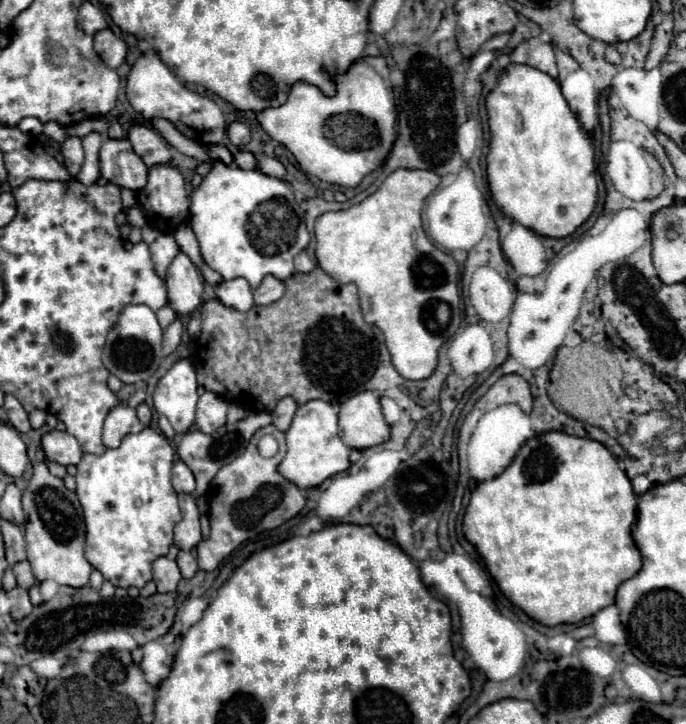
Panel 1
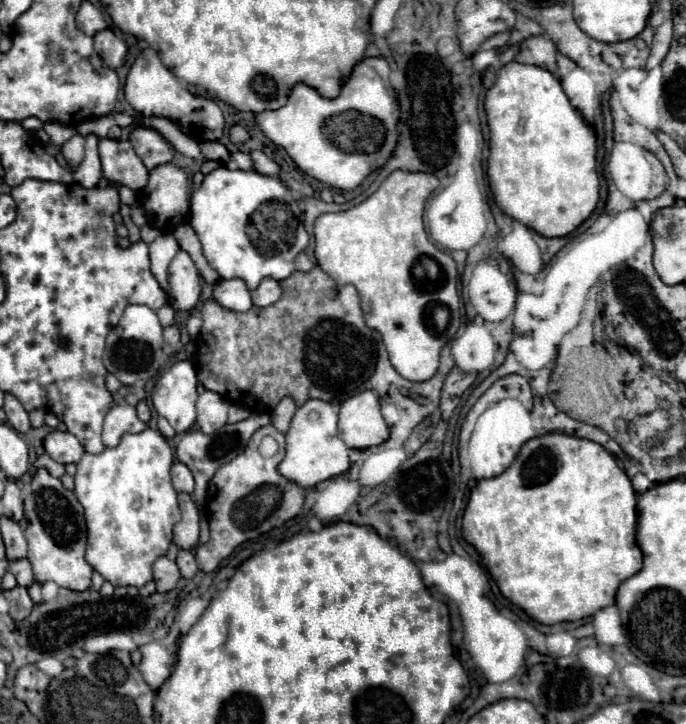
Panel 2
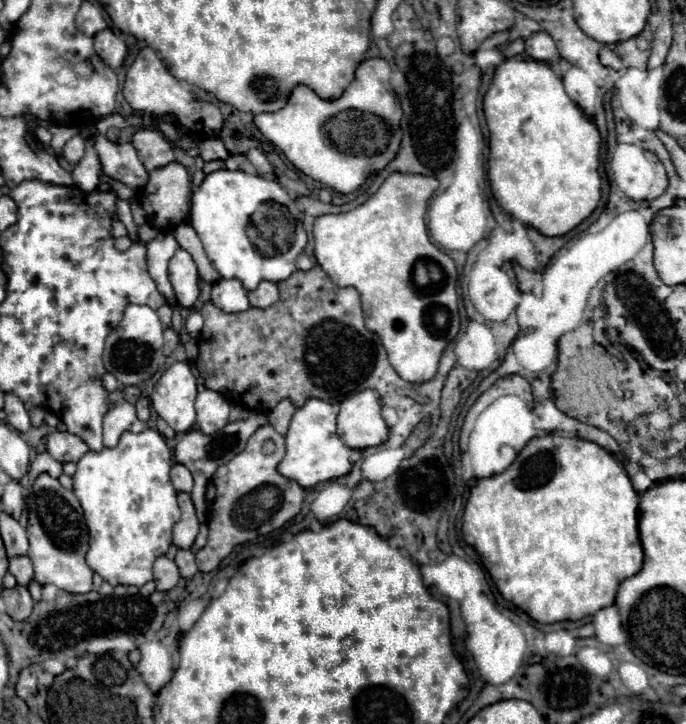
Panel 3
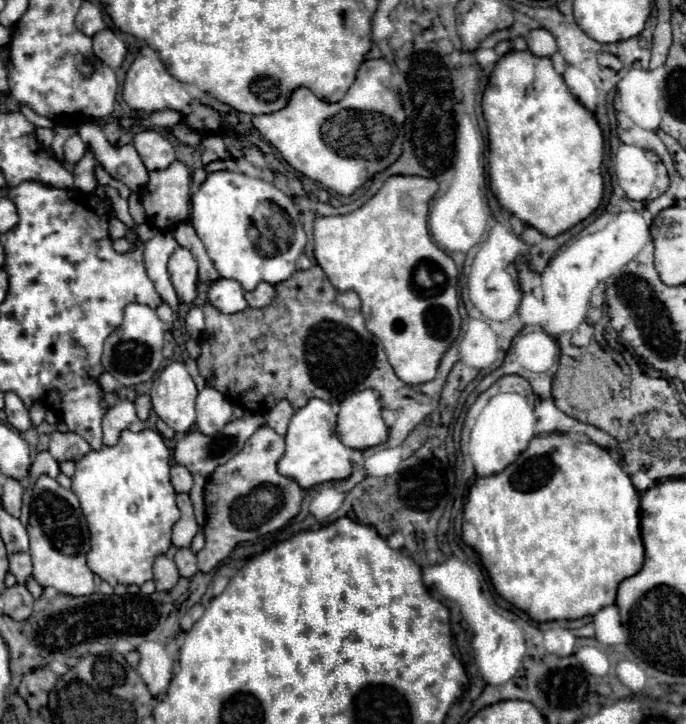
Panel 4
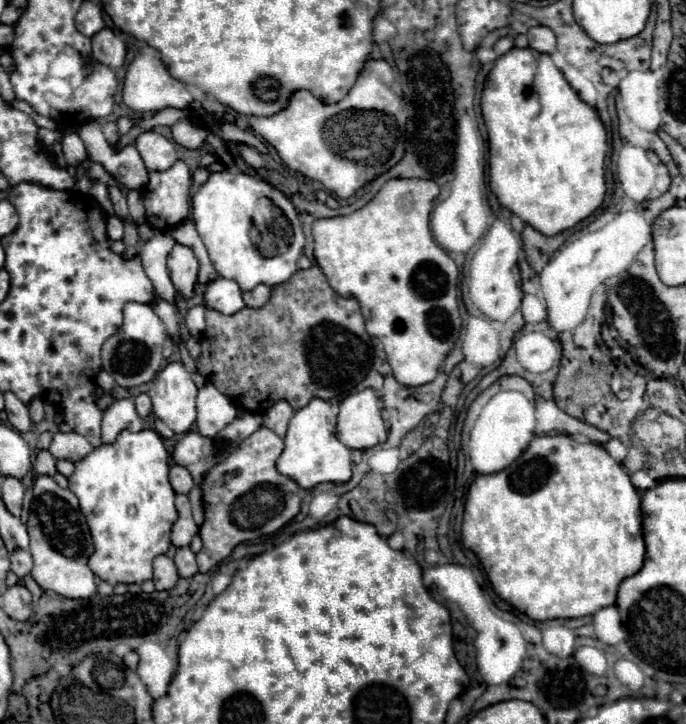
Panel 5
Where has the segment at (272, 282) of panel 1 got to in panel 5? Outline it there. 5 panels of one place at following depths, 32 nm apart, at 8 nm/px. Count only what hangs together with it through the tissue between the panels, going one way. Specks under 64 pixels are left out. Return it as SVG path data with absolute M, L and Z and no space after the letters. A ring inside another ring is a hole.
M260 284L260 286L256 286L254 290L242 294L244 304L246 304L248 308L262 308L262 306L268 302L268 296L270 296L270 286L264 286L264 284Z

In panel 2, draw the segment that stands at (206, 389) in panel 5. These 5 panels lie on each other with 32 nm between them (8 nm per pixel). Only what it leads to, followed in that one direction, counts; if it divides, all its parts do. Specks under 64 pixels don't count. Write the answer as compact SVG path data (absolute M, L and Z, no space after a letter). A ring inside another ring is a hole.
M204 390L196 400L196 424L204 434L212 434L228 420L228 402L210 390Z

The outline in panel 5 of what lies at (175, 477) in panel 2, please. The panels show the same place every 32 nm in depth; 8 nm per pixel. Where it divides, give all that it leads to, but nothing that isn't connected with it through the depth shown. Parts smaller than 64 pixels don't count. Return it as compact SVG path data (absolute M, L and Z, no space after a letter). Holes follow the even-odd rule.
M174 464L170 468L170 484L172 484L176 494L188 494L192 490L192 486L194 486L194 480L192 480L192 476L190 476L190 472L186 468Z

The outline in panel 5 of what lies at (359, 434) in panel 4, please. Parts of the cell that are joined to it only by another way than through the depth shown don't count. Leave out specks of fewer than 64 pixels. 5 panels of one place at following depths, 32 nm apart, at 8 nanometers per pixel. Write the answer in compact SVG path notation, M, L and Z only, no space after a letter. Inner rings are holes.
M372 388L350 394L340 402L338 440L348 448L366 450L386 442L386 424L380 416L380 400Z

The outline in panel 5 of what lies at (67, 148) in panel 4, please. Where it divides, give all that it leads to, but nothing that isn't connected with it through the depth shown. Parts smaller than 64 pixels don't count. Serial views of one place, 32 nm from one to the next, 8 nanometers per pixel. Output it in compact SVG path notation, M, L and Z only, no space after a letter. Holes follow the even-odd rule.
M58 132L58 138L62 142L62 150L70 166L78 166L88 156L86 146L76 132Z

